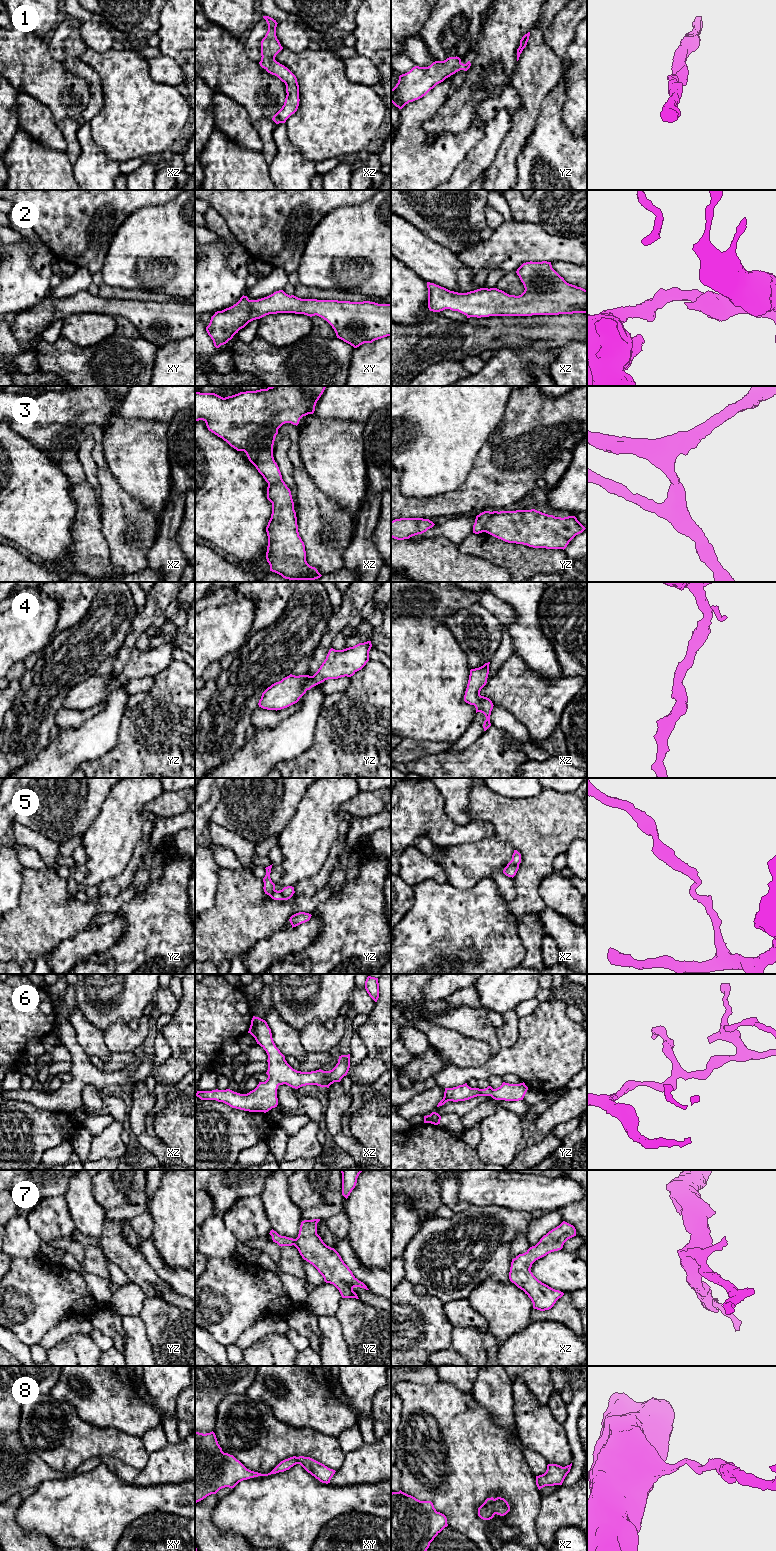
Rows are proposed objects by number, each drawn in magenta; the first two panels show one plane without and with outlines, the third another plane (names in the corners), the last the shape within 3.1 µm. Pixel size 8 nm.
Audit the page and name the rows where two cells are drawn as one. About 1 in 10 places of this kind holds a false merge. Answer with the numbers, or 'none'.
3

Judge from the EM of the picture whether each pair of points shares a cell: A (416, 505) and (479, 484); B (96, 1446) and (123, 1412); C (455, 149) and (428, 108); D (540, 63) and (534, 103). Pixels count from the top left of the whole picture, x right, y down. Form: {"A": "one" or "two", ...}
{"A": "one", "B": "two", "C": "one", "D": "one"}

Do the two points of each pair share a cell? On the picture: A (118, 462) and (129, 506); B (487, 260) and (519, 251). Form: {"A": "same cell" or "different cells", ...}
{"A": "different cells", "B": "same cell"}

